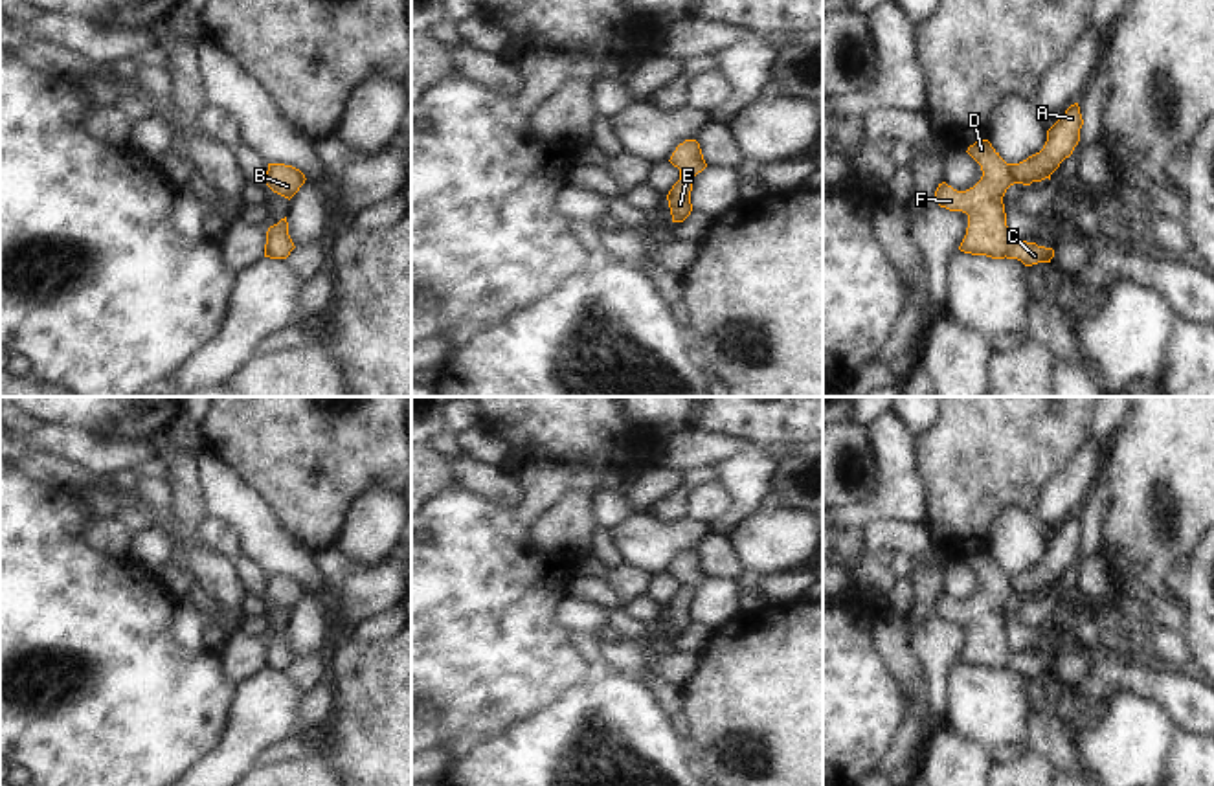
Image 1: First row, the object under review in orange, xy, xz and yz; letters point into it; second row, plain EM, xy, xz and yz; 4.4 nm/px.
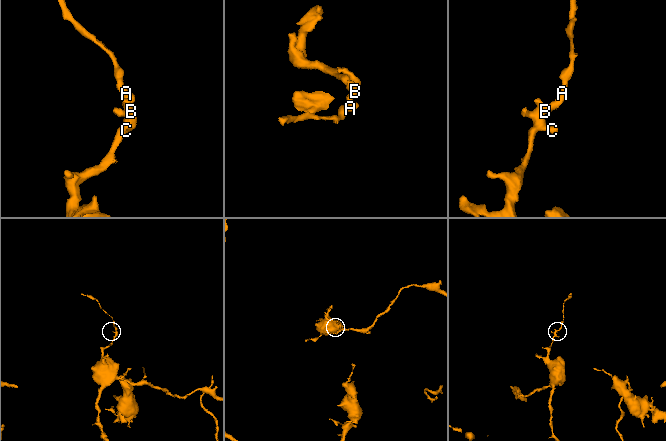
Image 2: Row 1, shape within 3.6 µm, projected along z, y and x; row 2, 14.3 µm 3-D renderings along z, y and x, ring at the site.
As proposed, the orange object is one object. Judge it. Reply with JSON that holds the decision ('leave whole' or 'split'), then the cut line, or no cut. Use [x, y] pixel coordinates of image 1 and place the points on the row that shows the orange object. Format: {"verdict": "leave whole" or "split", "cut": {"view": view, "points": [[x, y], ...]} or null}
{"verdict": "leave whole", "cut": null}

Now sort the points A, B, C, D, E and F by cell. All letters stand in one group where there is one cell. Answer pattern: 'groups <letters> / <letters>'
groups A B C D E F

